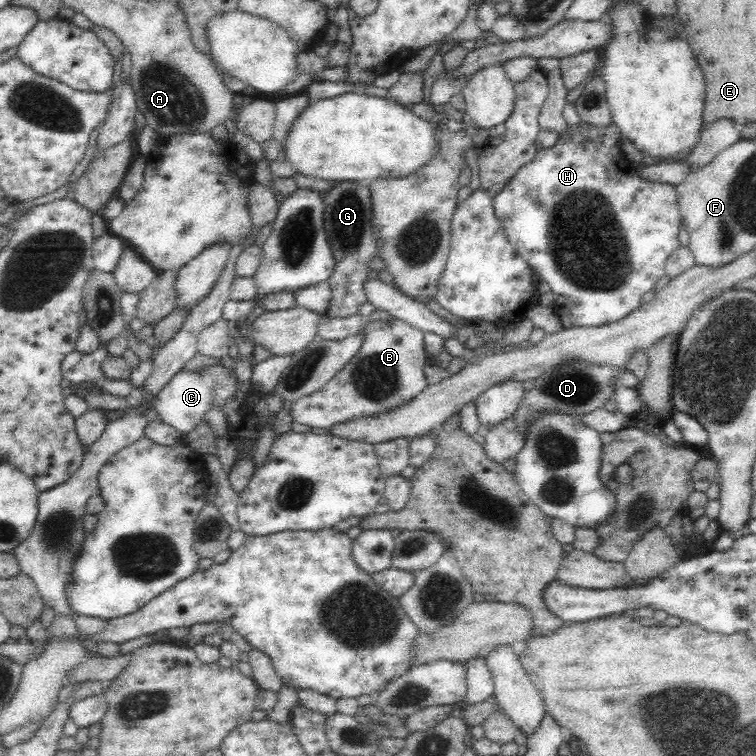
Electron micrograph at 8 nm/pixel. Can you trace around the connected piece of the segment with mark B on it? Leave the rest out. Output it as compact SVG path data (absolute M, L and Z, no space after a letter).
M378 315L365 319L363 339L356 354L320 390L301 396L297 401L292 402L289 411L292 422L308 427L328 428L337 422L344 422L360 415L373 415L378 411L411 401L428 385L423 373L423 364L428 358L423 347L423 334L421 330L397 318Z

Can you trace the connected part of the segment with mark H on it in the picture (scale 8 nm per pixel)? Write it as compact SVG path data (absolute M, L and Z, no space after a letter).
M614 123L610 126L585 126L585 124L578 126L578 128L570 126L566 134L560 134L552 148L540 150L531 162L520 166L505 186L492 196L491 205L494 214L500 221L501 228L504 229L510 244L531 268L540 273L541 280L547 282L554 292L555 298L552 308L560 317L563 328L600 326L604 323L620 320L630 314L643 303L643 296L651 292L656 286L656 282L665 275L666 260L670 258L674 250L679 248L678 236L680 236L683 220L677 203L675 186L650 182L638 177L637 168L624 158L621 148L617 145L620 138L620 131Z

